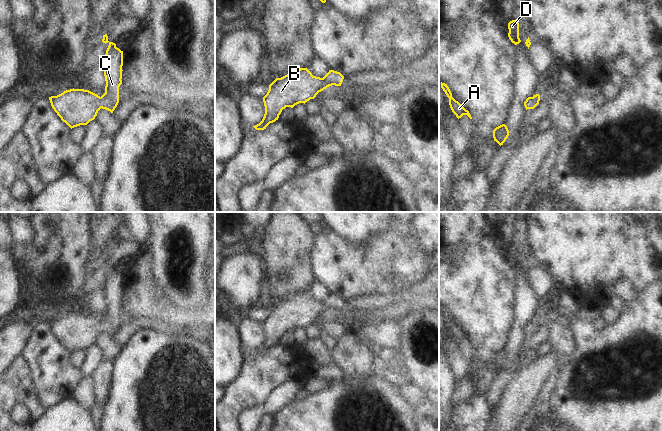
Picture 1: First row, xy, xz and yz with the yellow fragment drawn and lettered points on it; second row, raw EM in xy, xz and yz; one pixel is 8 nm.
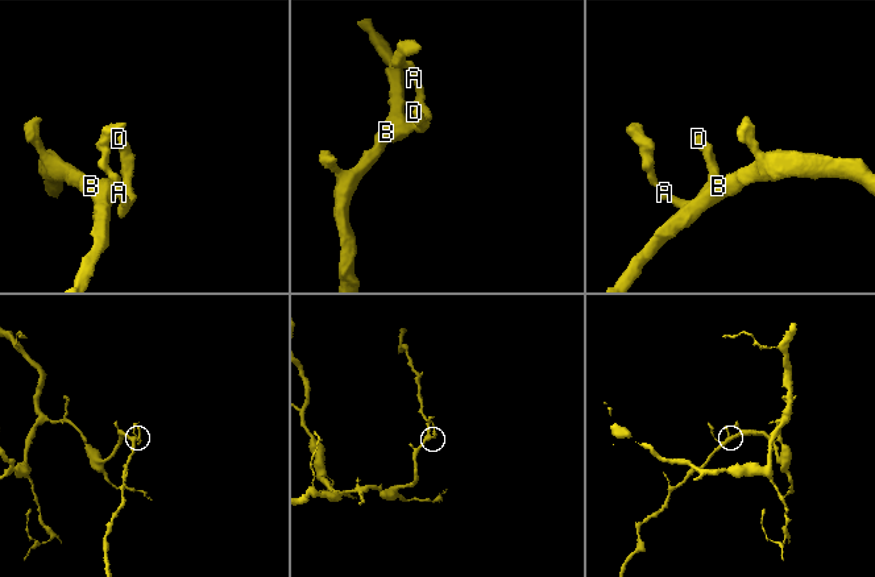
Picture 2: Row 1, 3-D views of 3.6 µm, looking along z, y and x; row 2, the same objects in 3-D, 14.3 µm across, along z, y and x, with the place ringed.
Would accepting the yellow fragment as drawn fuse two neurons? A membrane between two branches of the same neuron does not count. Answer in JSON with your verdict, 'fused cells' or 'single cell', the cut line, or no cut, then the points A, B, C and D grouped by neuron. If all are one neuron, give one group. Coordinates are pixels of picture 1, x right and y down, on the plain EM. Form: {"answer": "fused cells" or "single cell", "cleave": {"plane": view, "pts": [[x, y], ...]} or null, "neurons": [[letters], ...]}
{"answer": "single cell", "cleave": null, "neurons": [["A", "B", "C", "D"]]}

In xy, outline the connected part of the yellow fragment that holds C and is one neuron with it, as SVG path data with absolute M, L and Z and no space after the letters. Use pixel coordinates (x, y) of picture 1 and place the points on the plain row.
M103 259L103 267L108 267L103 287L106 305L105 317L100 321L84 313L70 313L57 320L49 321L54 335L71 353L87 349L94 344L98 335L106 333L113 337L119 327L119 311L122 308L123 275Z

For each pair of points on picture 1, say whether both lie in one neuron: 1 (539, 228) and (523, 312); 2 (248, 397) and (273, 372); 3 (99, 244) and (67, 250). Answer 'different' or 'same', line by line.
1: different
2: same
3: different

